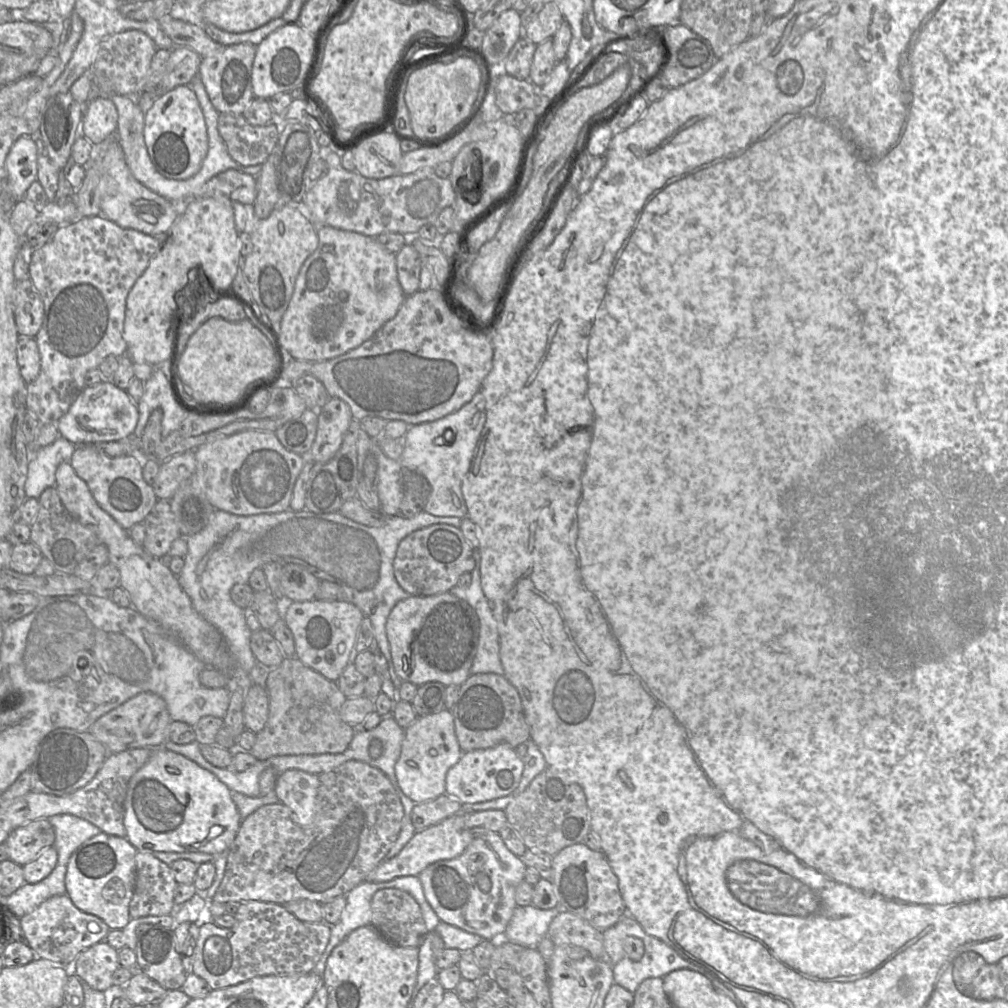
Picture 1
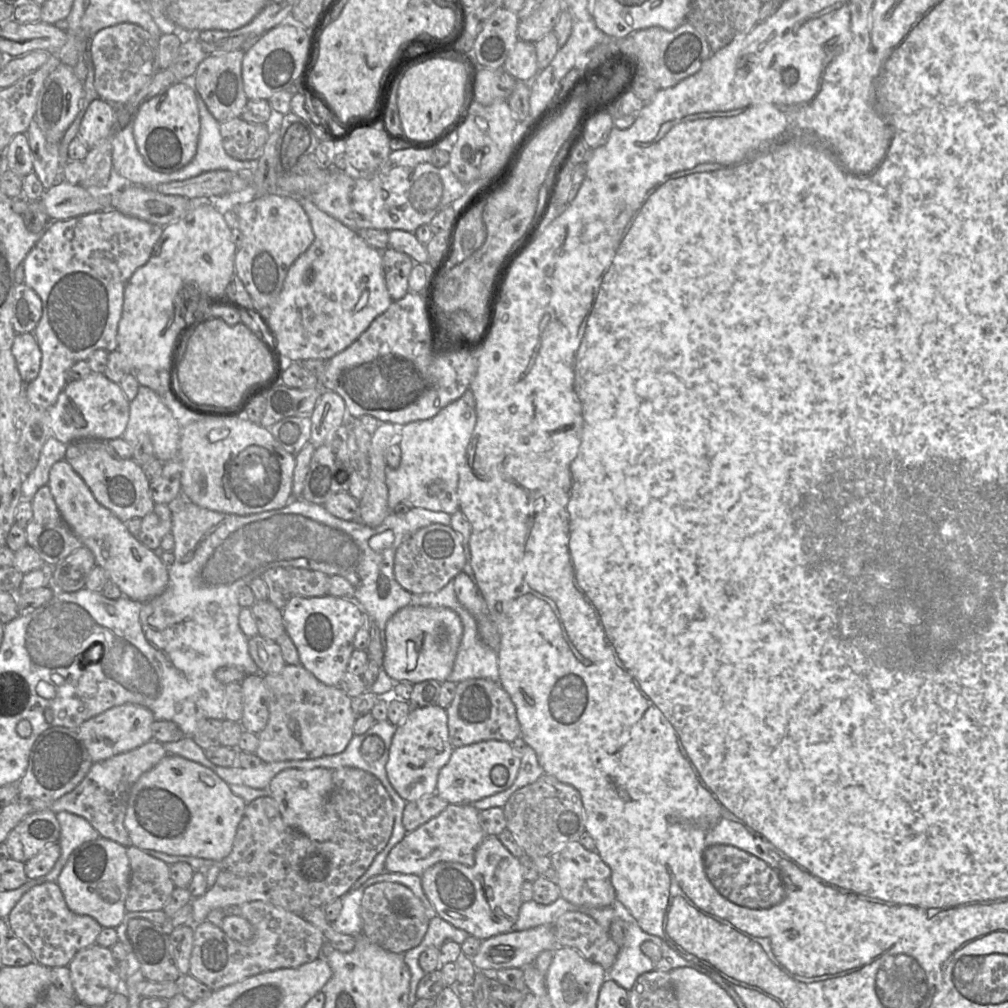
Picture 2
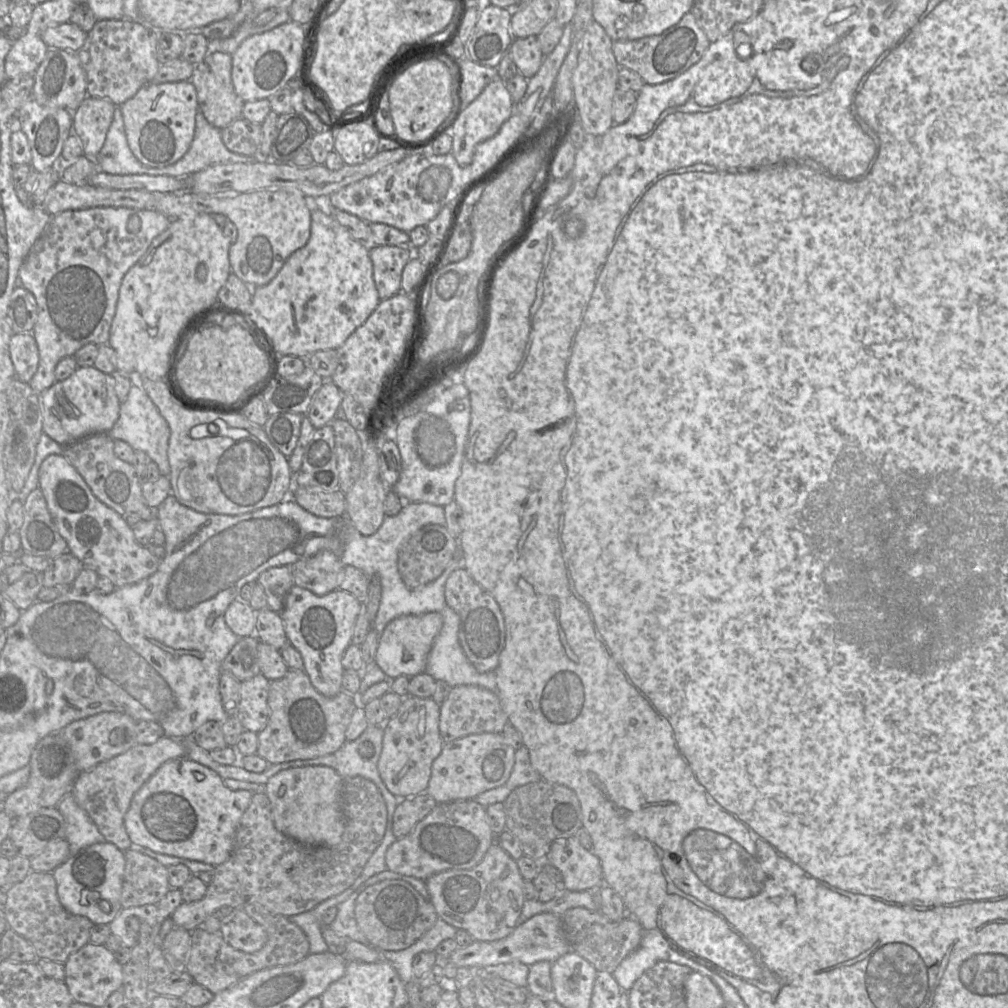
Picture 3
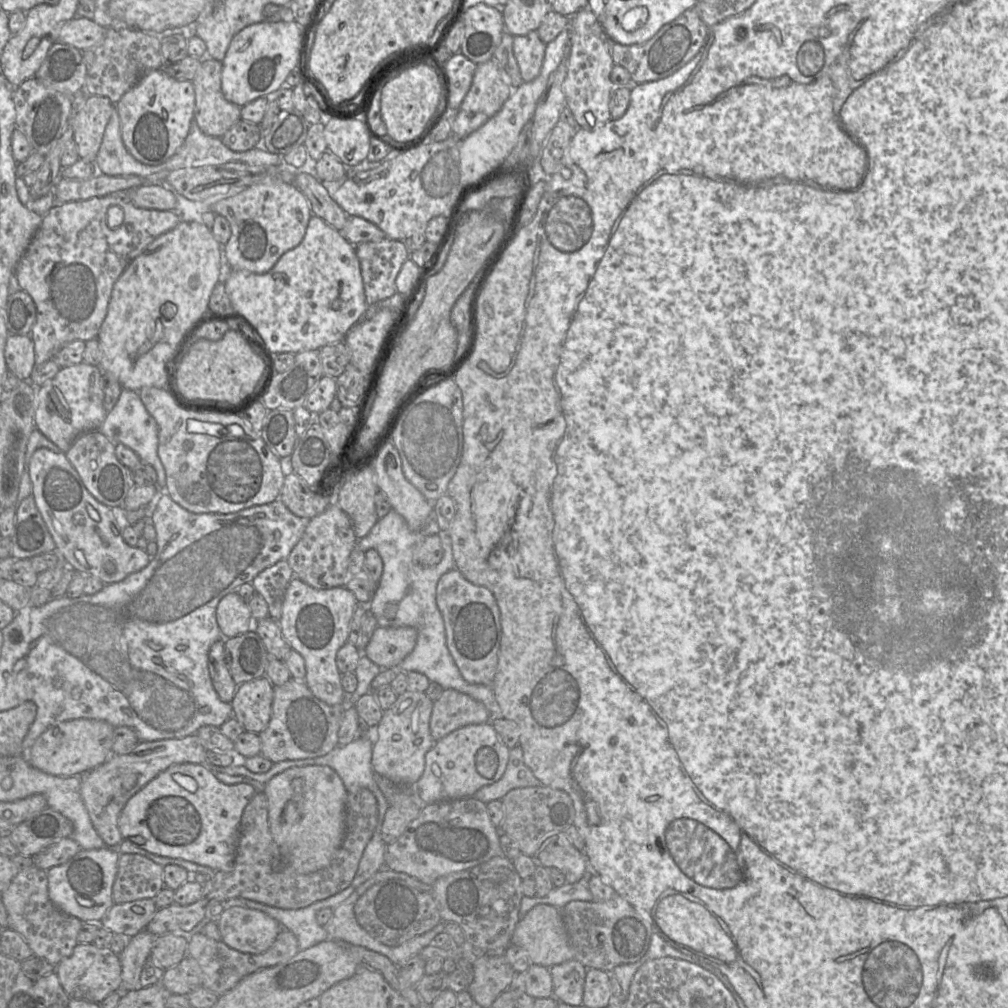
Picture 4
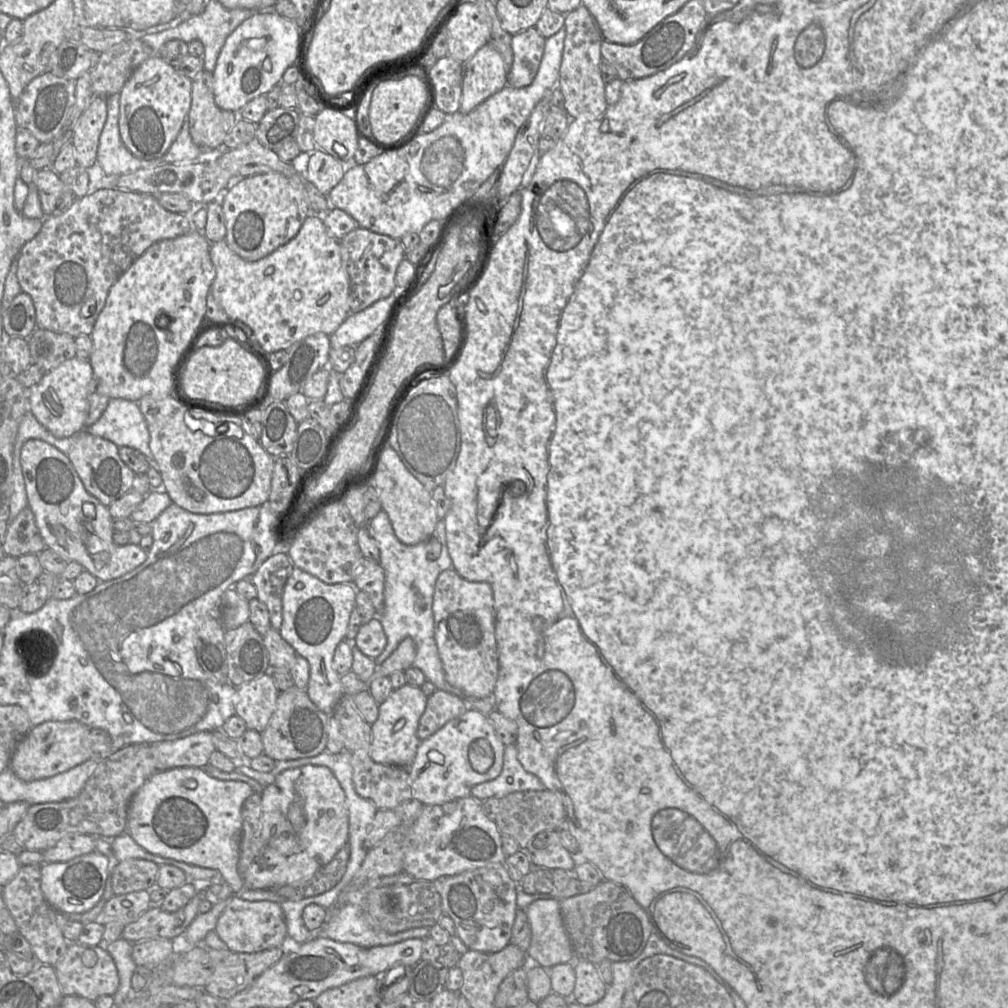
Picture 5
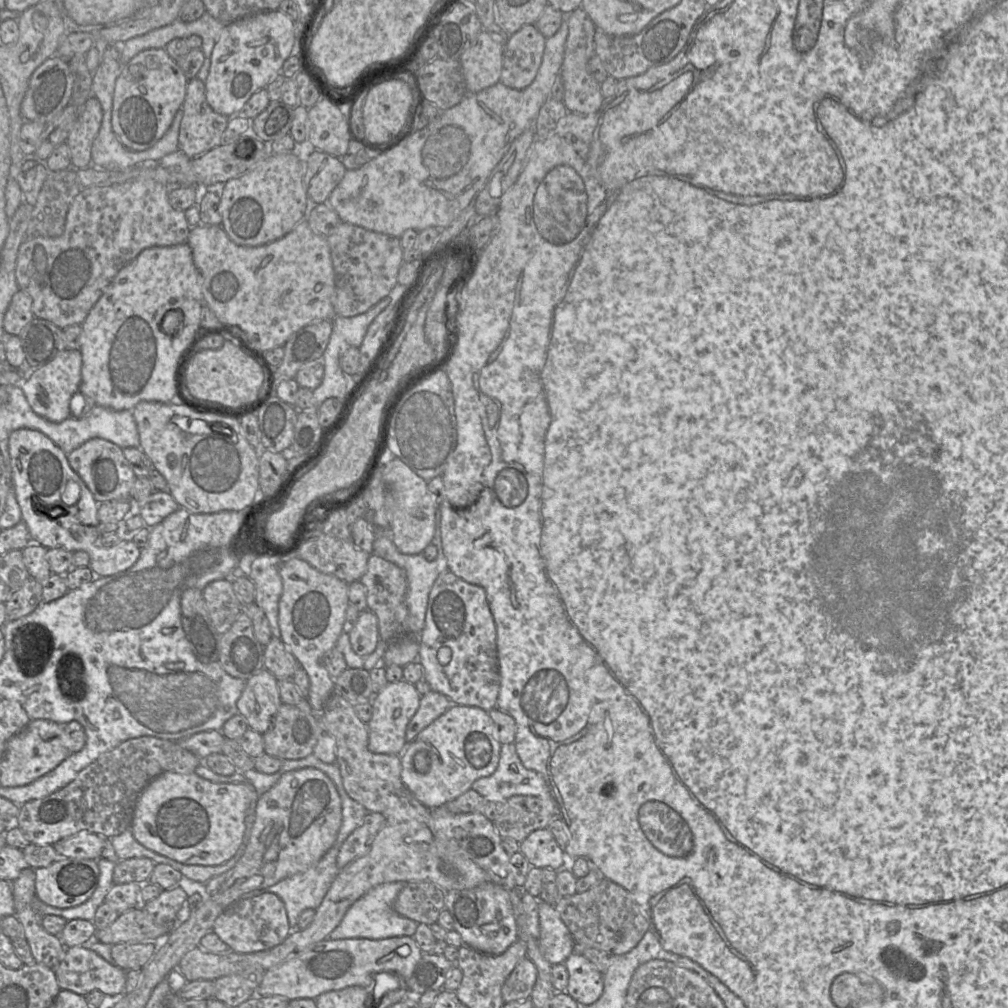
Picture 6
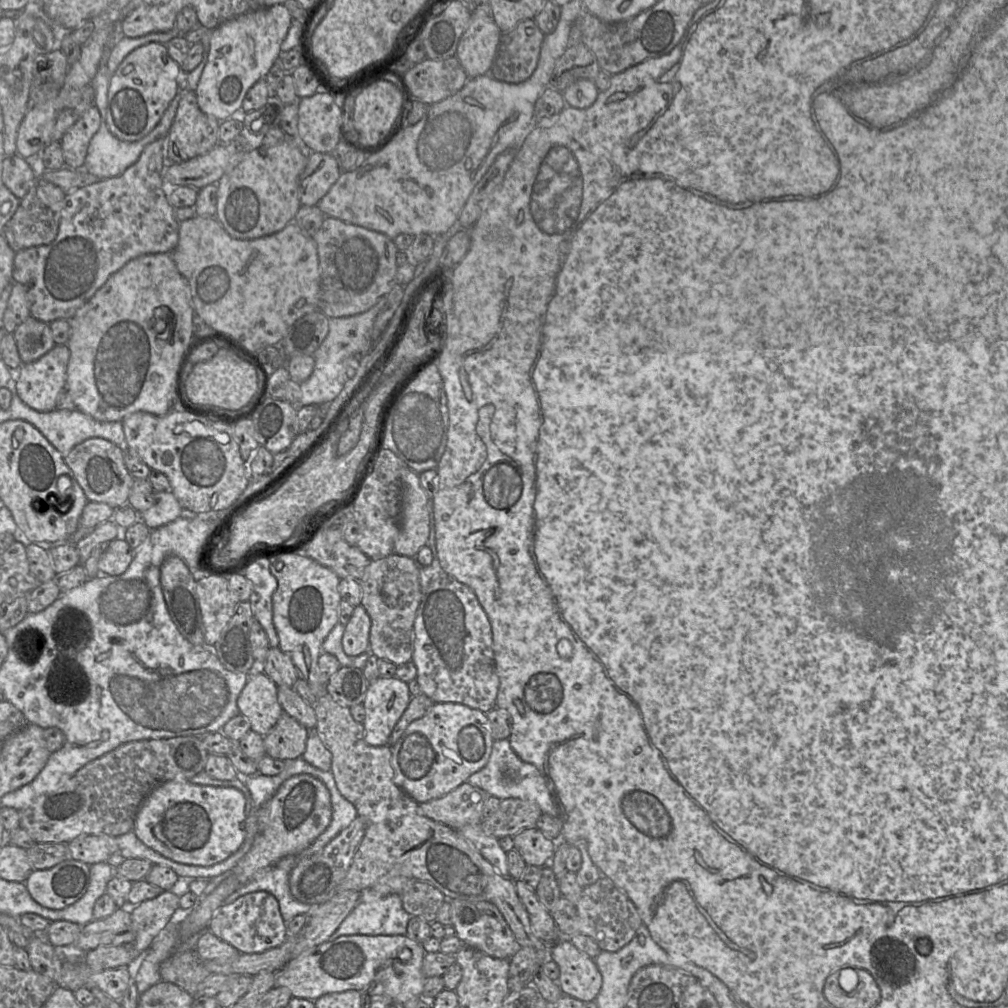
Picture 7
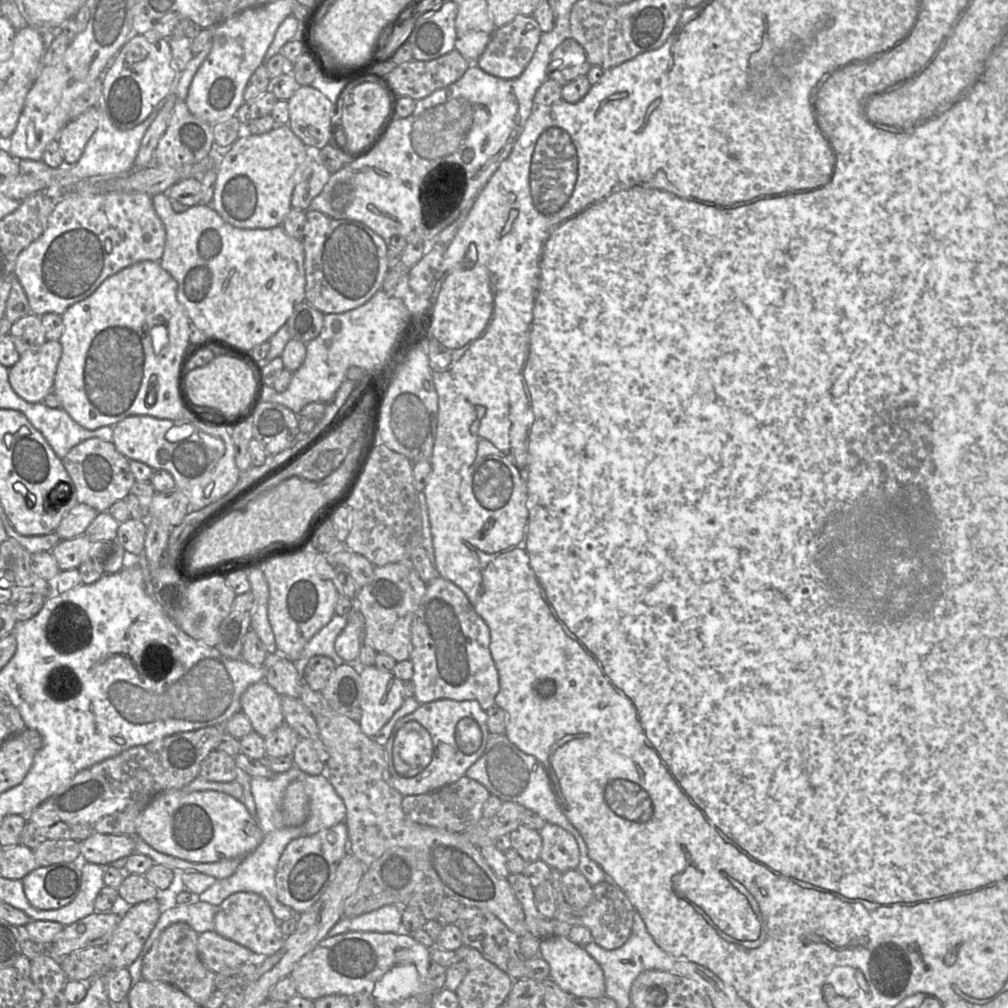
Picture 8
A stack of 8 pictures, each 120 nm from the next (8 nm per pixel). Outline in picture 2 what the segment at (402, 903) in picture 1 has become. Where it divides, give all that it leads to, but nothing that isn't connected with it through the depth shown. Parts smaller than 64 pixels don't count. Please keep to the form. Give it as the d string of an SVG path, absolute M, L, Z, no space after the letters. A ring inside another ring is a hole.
M379 882L365 889L360 906L362 933L383 949L404 954L417 947L429 926L425 907L408 887L394 882Z

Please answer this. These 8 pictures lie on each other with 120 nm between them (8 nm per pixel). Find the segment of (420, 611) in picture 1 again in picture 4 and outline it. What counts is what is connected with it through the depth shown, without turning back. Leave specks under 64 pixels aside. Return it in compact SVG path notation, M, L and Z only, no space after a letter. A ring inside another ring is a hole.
M377 627L363 651L383 669L396 667L414 649L417 630L413 627Z

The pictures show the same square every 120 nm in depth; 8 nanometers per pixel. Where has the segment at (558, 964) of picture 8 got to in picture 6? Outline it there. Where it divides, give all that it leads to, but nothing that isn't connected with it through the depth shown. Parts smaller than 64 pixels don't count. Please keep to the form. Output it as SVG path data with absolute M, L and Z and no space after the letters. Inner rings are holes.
M573 952L564 962L569 982L566 993L579 1005L591 1005L602 995L603 974L581 952Z

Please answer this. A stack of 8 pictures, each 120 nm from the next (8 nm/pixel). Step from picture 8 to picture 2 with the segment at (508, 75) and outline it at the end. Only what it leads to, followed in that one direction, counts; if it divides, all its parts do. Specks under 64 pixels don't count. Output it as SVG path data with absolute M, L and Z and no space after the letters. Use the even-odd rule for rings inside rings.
M519 40L503 68L517 81L530 83L539 72L535 43Z

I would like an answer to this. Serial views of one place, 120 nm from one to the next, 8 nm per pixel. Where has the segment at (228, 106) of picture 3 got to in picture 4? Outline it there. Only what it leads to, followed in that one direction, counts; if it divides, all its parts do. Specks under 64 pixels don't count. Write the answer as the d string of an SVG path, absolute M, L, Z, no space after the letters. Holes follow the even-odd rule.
M206 55L194 79L194 120L208 136L221 138L241 119L241 107L225 99L221 89L223 64Z

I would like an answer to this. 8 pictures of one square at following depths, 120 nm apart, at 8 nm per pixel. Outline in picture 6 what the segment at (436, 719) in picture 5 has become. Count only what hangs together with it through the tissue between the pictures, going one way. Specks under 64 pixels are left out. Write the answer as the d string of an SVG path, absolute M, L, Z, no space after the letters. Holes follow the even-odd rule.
M430 690L420 698L419 708L409 721L405 738L412 741L424 728L444 714L453 704L447 696Z

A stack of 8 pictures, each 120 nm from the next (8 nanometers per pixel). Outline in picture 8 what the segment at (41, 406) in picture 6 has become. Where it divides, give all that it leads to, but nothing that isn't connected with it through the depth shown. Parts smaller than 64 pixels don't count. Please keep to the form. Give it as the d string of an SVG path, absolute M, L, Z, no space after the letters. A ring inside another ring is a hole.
M47 340L37 349L22 353L19 361L9 369L9 382L13 390L27 402L43 402L54 386L55 374L61 355L62 345L58 340Z

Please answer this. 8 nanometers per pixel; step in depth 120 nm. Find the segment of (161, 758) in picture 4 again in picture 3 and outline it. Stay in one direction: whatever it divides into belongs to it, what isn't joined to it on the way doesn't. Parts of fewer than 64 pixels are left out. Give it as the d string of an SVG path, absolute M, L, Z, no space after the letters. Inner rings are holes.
M163 737L153 744L137 744L89 770L80 771L72 785L71 794L93 820L105 841L126 851L132 847L132 842L125 829L124 817L133 796L164 763L185 755L183 739Z

